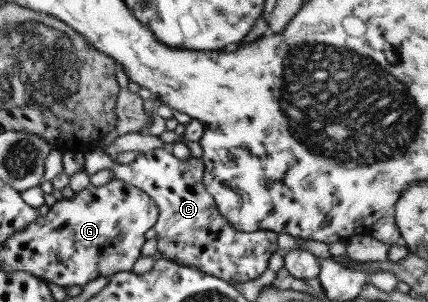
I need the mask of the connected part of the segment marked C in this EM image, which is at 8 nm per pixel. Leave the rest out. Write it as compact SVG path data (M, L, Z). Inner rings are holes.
M95 147L84 149L84 158L84 170L90 176L98 170L111 168L114 179L133 184L156 202L159 206L159 219L151 234L155 236L157 250L162 258L194 267L235 286L262 276L268 269L270 256L280 251L276 243L278 233L242 233L222 217L215 200L203 185L205 161L200 157L191 156L188 160L180 160L165 147L140 152L132 163L124 165L108 160L107 150Z

